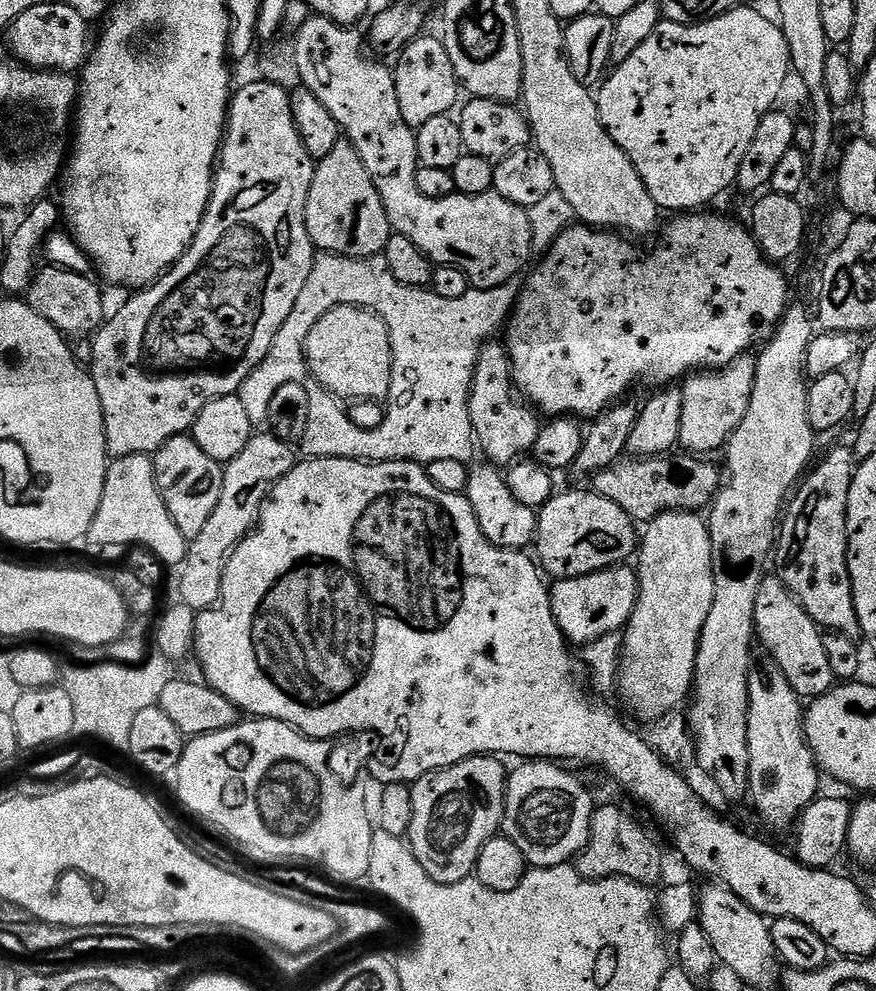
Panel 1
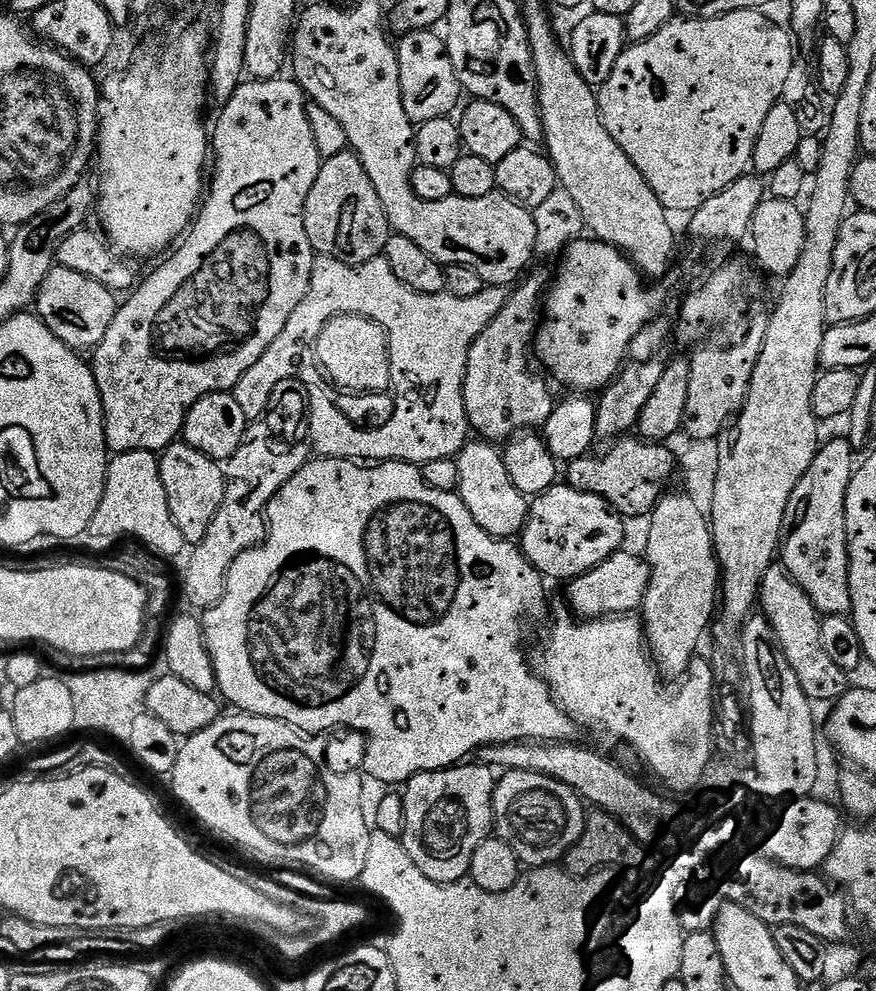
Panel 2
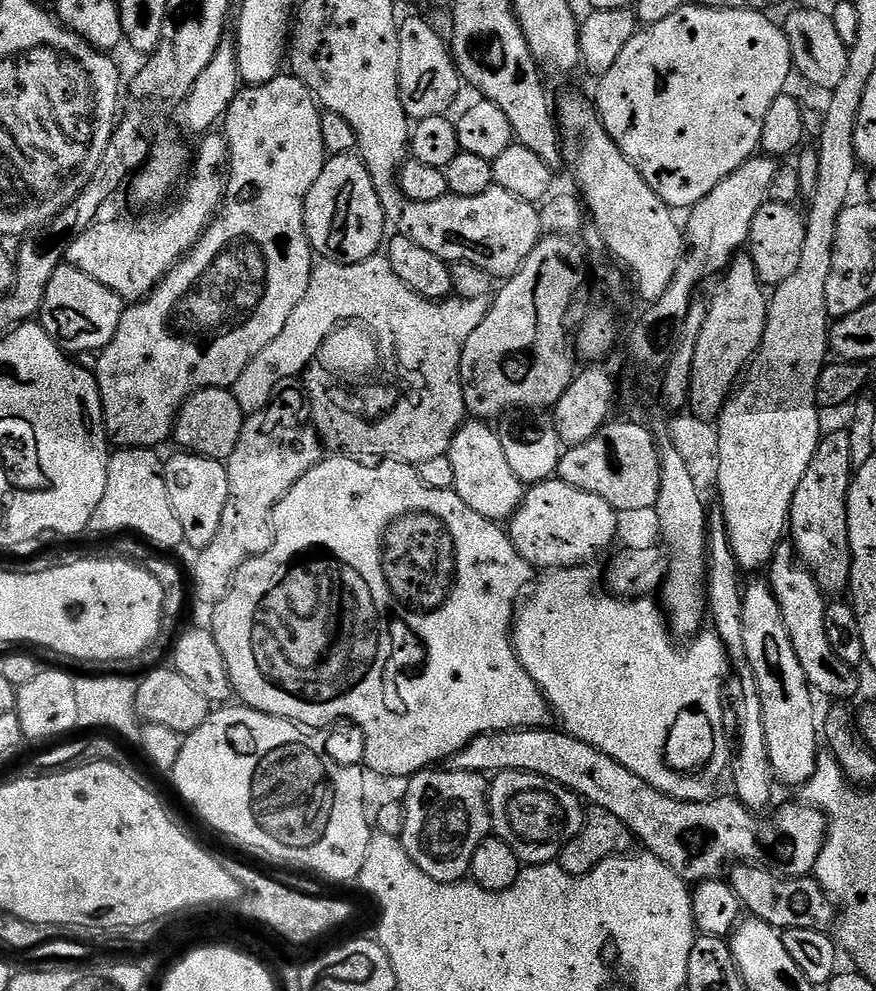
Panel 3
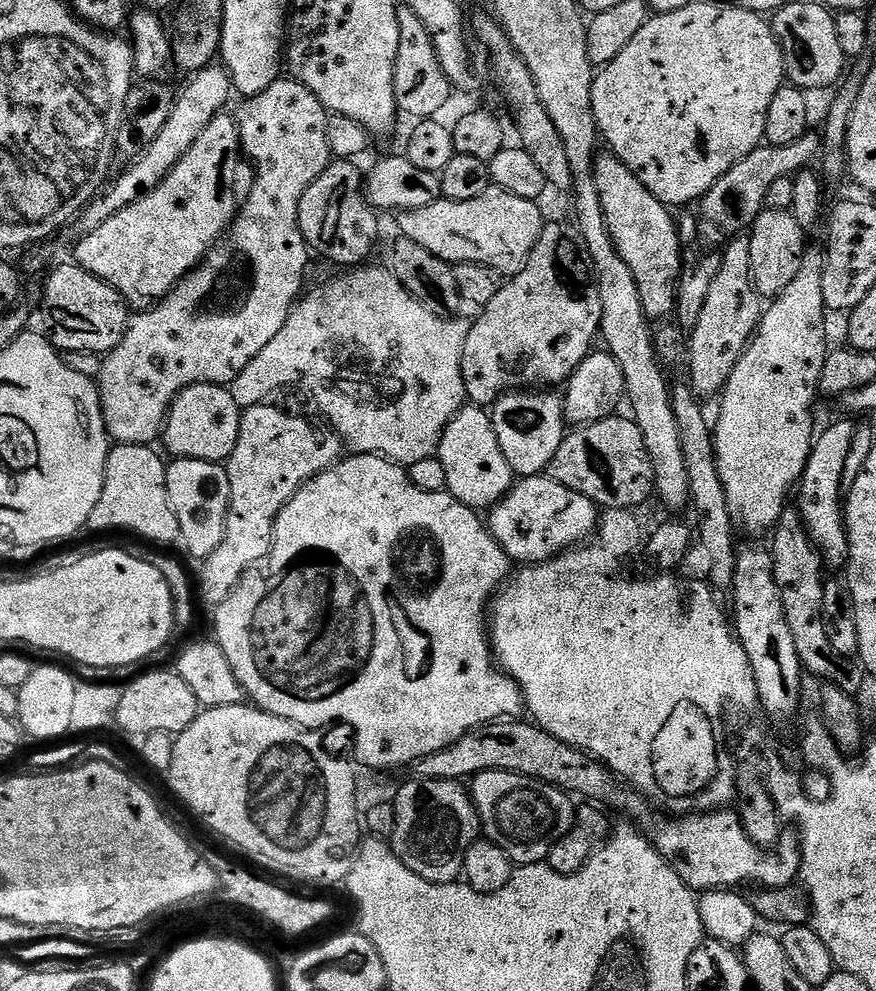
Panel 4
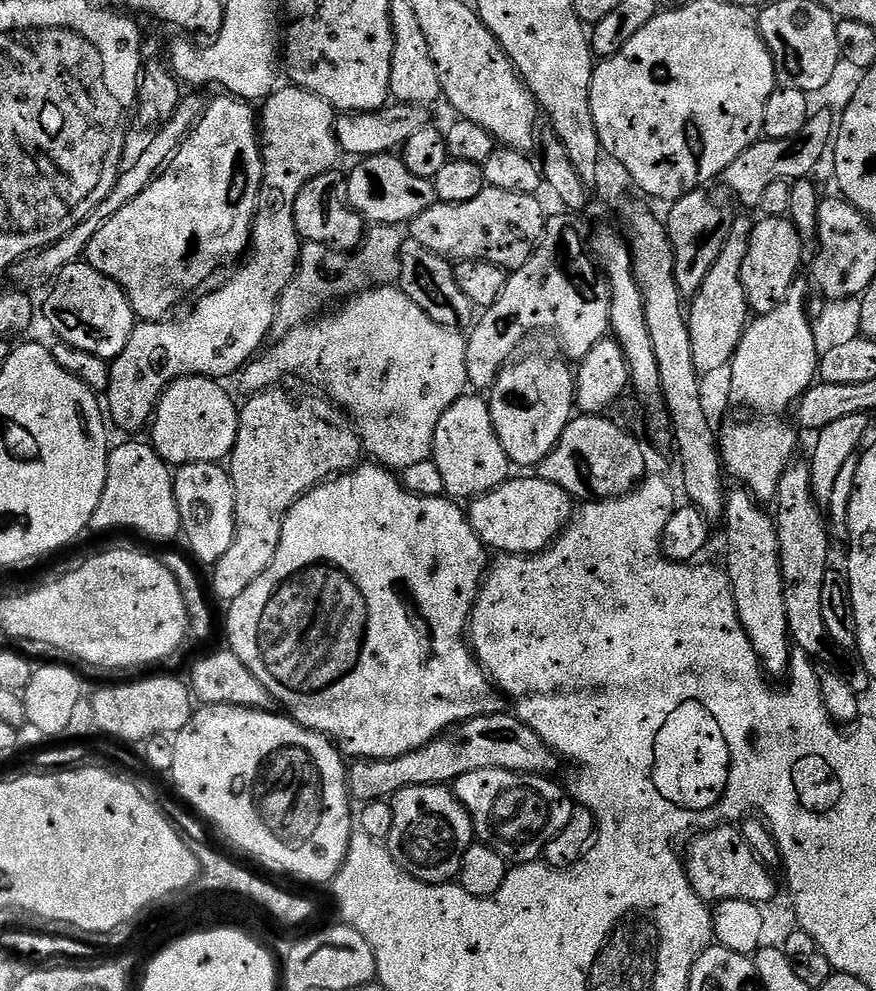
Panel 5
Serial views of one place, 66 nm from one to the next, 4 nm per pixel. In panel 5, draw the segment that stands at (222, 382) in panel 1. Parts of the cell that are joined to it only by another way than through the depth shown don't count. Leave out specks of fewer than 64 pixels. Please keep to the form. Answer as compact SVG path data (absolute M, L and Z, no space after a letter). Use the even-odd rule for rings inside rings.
M277 87L258 112L264 184L244 265L224 288L205 291L185 316L137 323L126 350L111 361L106 412L113 425L132 432L128 434L140 434L136 432L149 427L160 395L175 380L183 376L210 376L218 381L224 376L235 377L265 347L264 339L273 331L279 300L300 264L302 241L292 217L296 196L311 180L333 171L336 159L342 156L336 137L336 109L318 94L287 87Z

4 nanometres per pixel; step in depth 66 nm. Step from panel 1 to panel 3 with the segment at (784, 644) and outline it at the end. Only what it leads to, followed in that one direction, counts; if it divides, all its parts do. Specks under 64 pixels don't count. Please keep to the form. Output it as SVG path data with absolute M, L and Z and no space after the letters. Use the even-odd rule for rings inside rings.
M782 542L778 545L776 553L772 555L771 564L767 565L766 579L778 602L778 610L782 610L782 622L790 634L790 642L794 642L794 654L798 662L802 662L802 670L808 679L809 689L813 693L821 692L822 695L829 696L829 701L848 702L860 688L860 680L856 677L857 669L851 668L846 662L842 662L842 658L838 658L838 654L834 654L834 646L830 646L830 638L826 638L826 593L818 586L812 573L800 563L796 549L791 543Z

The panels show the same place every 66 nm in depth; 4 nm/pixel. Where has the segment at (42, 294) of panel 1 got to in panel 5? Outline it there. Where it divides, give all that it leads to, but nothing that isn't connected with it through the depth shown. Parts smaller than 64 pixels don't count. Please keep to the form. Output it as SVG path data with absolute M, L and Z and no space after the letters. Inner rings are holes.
M87 262L71 264L62 270L62 274L58 274L48 294L44 308L42 304L42 316L44 312L49 326L56 331L57 341L86 350L86 354L94 354L109 362L126 350L126 342L130 342L130 334L136 328L138 317L124 291L106 278L106 274L94 270Z

